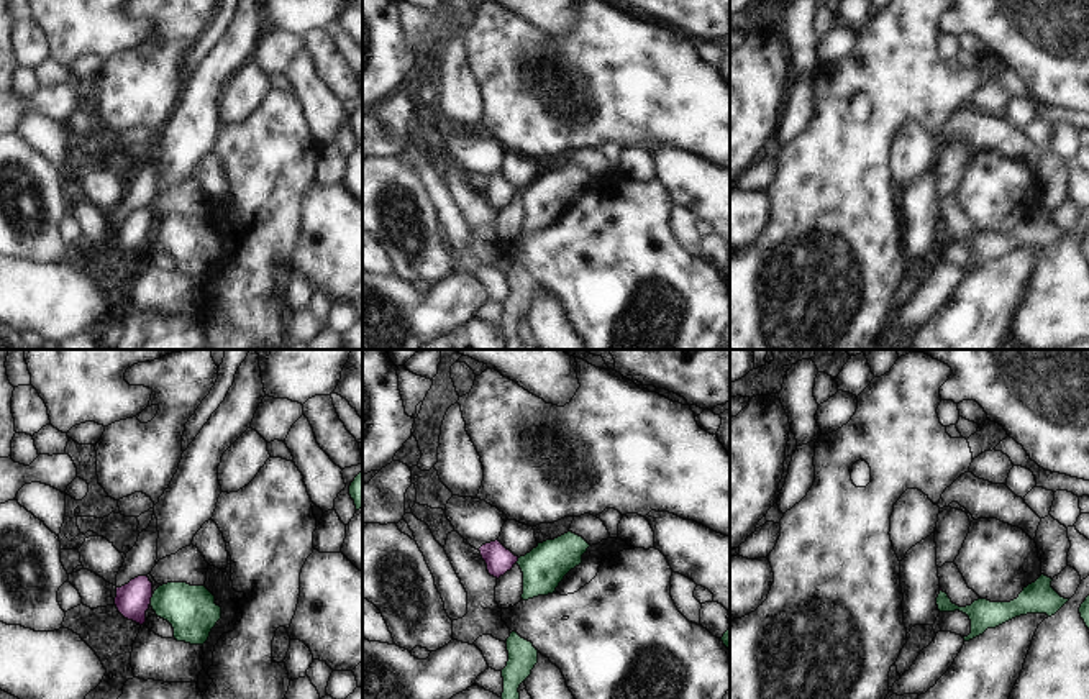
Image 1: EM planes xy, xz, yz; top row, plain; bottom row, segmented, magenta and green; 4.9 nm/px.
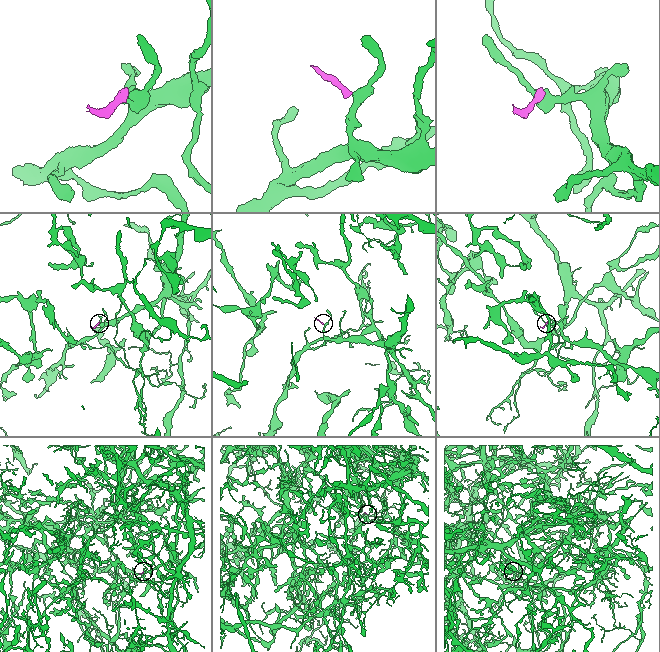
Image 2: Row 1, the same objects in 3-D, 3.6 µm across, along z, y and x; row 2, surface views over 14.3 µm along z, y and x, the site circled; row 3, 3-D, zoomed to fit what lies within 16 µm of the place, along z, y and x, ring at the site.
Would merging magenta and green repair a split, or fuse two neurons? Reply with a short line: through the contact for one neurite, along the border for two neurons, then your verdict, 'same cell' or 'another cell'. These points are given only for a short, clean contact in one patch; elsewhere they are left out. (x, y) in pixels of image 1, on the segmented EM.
line xy (153, 594), (150, 603); another cell

